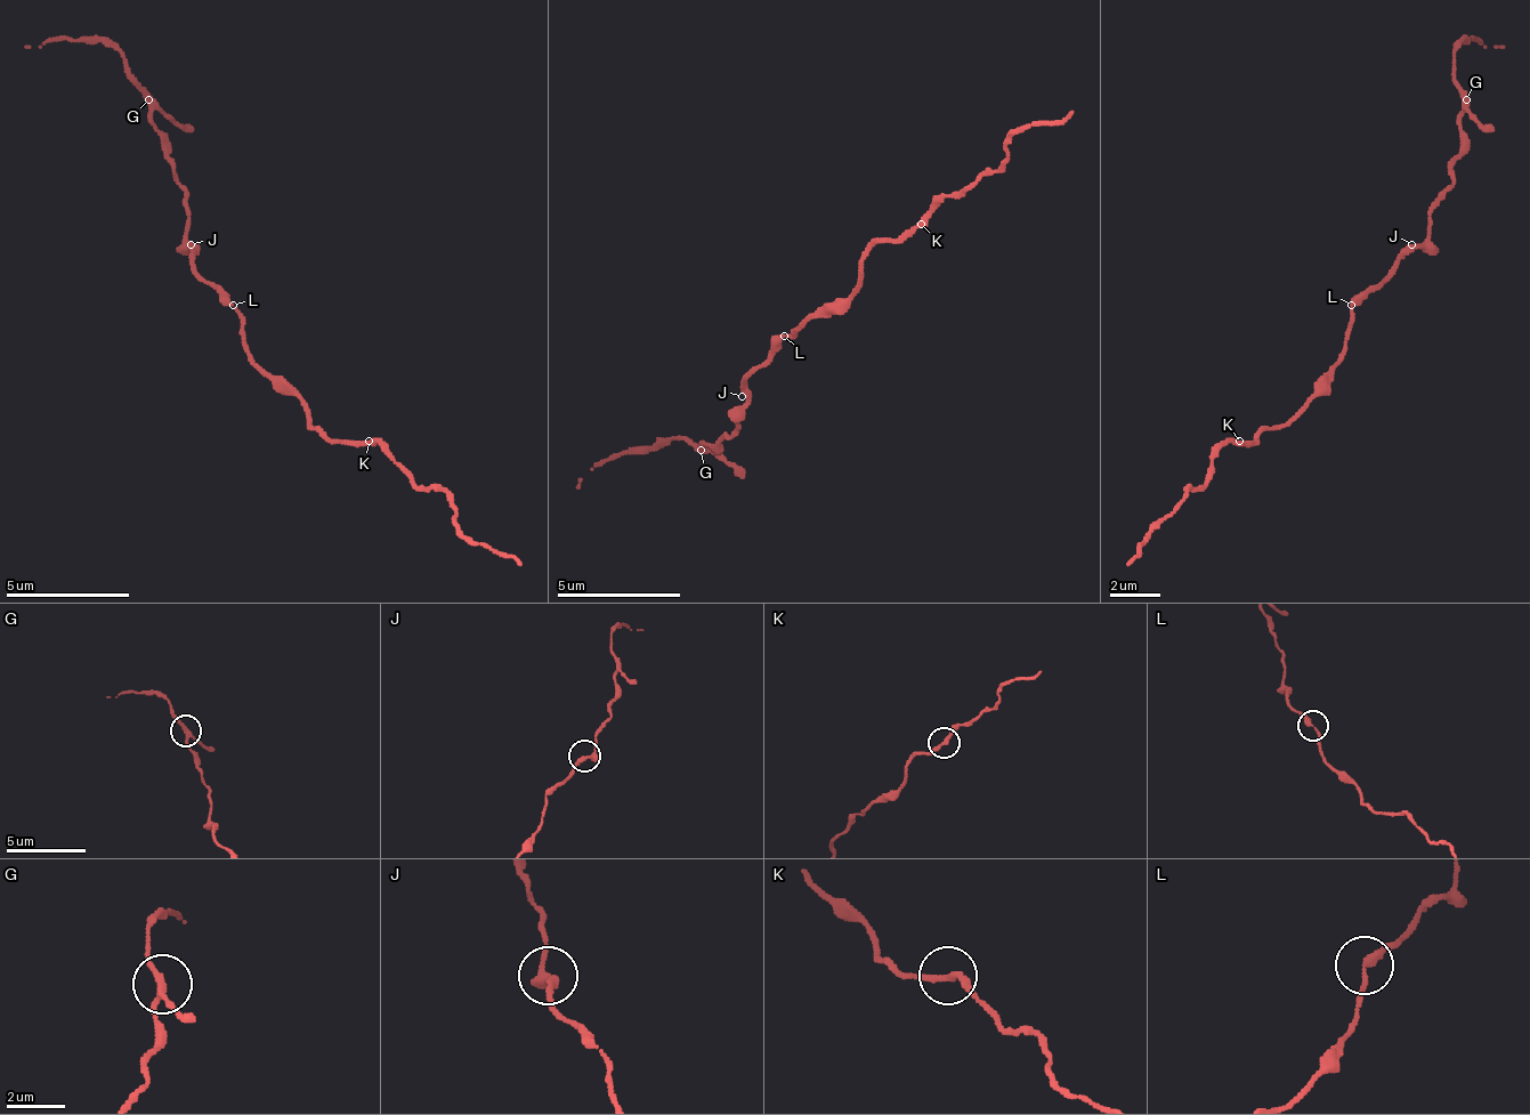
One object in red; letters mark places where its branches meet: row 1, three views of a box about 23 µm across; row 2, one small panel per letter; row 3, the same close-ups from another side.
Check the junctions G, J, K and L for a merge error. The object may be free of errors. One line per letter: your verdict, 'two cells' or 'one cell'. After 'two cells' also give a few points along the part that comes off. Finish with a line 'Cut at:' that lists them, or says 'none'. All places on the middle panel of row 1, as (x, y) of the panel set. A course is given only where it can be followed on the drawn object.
G: one cell
J: one cell
K: one cell
L: one cell
Cut at: none

